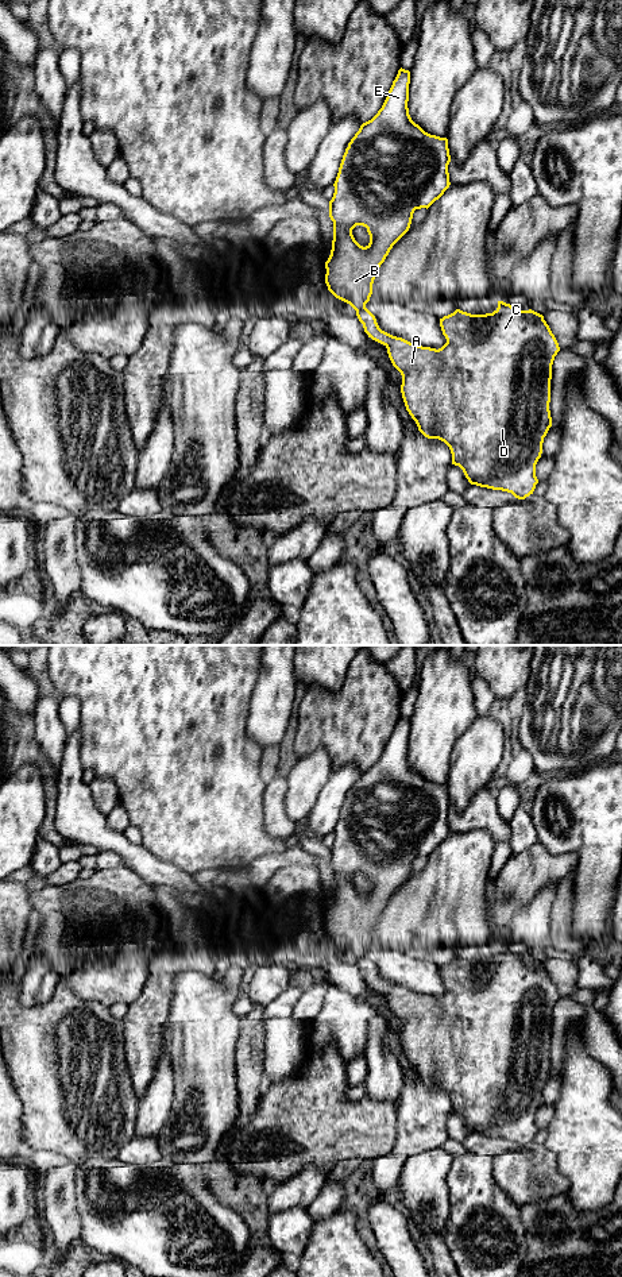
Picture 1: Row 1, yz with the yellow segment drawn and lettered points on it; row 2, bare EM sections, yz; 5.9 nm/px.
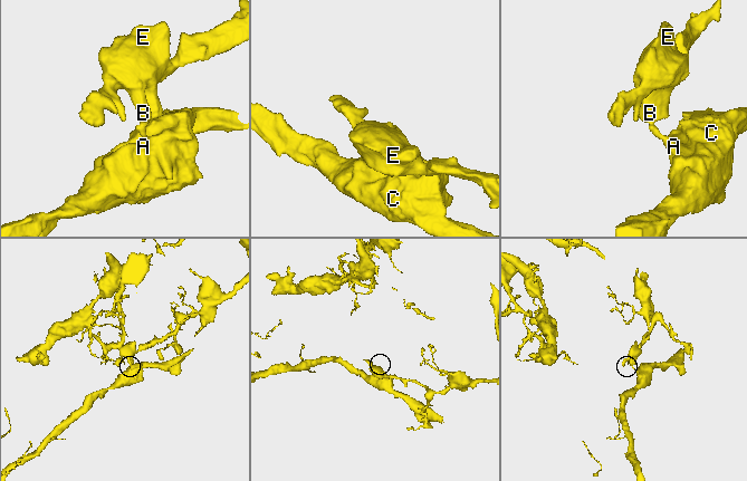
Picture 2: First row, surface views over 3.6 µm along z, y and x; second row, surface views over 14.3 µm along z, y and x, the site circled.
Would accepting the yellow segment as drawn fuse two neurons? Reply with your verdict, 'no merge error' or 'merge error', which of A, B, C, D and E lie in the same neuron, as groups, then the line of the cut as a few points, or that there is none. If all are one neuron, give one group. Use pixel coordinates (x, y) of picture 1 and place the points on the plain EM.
merge error; groups A C D / B E; cut yz (364, 955), (356, 960)

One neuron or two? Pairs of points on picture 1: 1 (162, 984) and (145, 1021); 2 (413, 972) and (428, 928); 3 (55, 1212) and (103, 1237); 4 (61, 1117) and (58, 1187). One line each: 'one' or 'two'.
1: one
2: two
3: two
4: two

